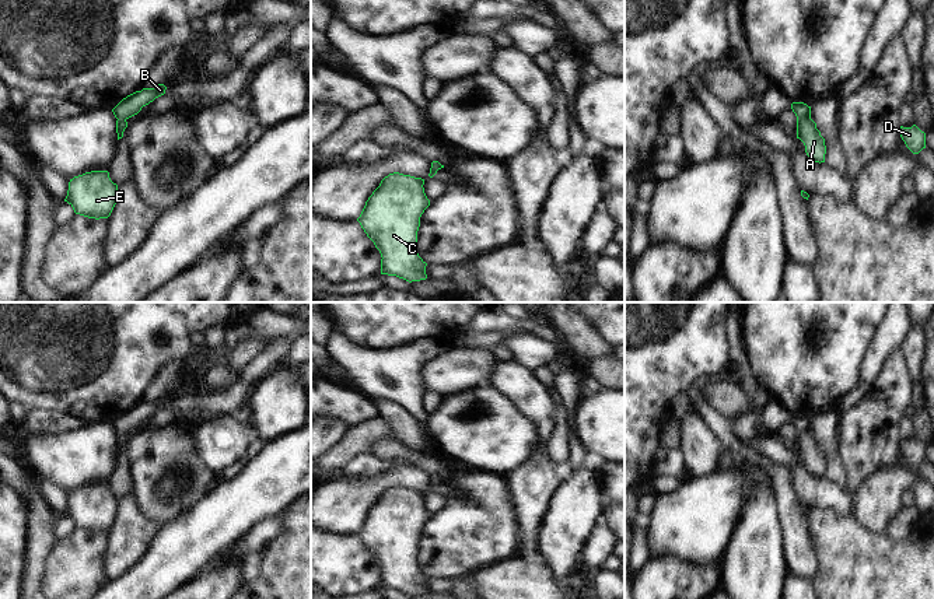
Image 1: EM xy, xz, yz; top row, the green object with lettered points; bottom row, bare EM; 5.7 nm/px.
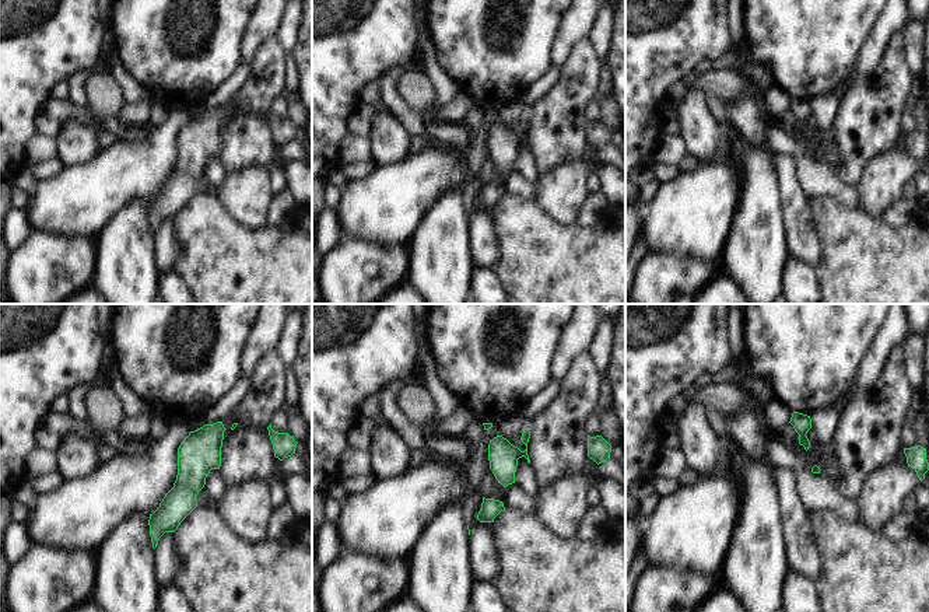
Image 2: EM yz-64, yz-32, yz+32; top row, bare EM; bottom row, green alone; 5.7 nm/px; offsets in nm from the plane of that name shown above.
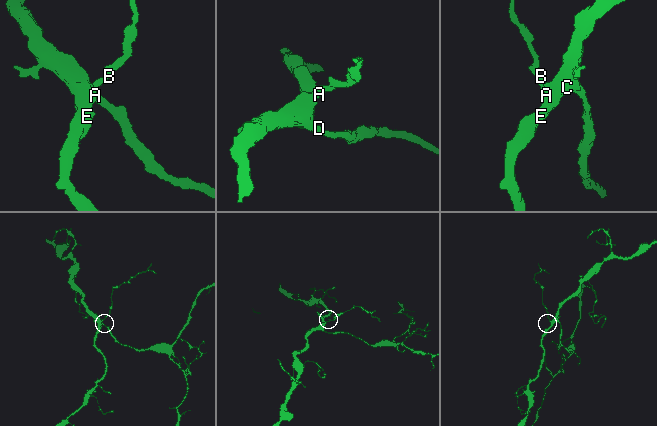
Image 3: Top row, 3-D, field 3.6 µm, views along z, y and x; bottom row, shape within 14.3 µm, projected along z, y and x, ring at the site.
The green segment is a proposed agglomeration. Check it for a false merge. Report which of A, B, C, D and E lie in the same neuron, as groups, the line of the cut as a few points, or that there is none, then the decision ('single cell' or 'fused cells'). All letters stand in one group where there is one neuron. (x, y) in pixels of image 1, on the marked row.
A B C D E; no cut; single cell

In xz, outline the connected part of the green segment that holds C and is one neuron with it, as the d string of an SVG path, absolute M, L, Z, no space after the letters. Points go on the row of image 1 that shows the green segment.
M389 174L357 218L381 253L381 274L409 283L427 279L427 263L417 253L420 217L430 206L423 185L421 178Z

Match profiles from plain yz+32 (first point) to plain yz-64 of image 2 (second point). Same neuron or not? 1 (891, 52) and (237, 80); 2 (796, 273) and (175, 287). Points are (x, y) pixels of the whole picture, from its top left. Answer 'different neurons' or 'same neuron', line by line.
1: different neurons
2: same neuron

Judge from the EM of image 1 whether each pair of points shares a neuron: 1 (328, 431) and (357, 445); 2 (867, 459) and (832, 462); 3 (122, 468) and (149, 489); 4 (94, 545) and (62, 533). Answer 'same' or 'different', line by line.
1: different
2: different
3: different
4: different

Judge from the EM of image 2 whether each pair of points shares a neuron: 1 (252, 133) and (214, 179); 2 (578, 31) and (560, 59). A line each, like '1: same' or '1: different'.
1: different
2: same

